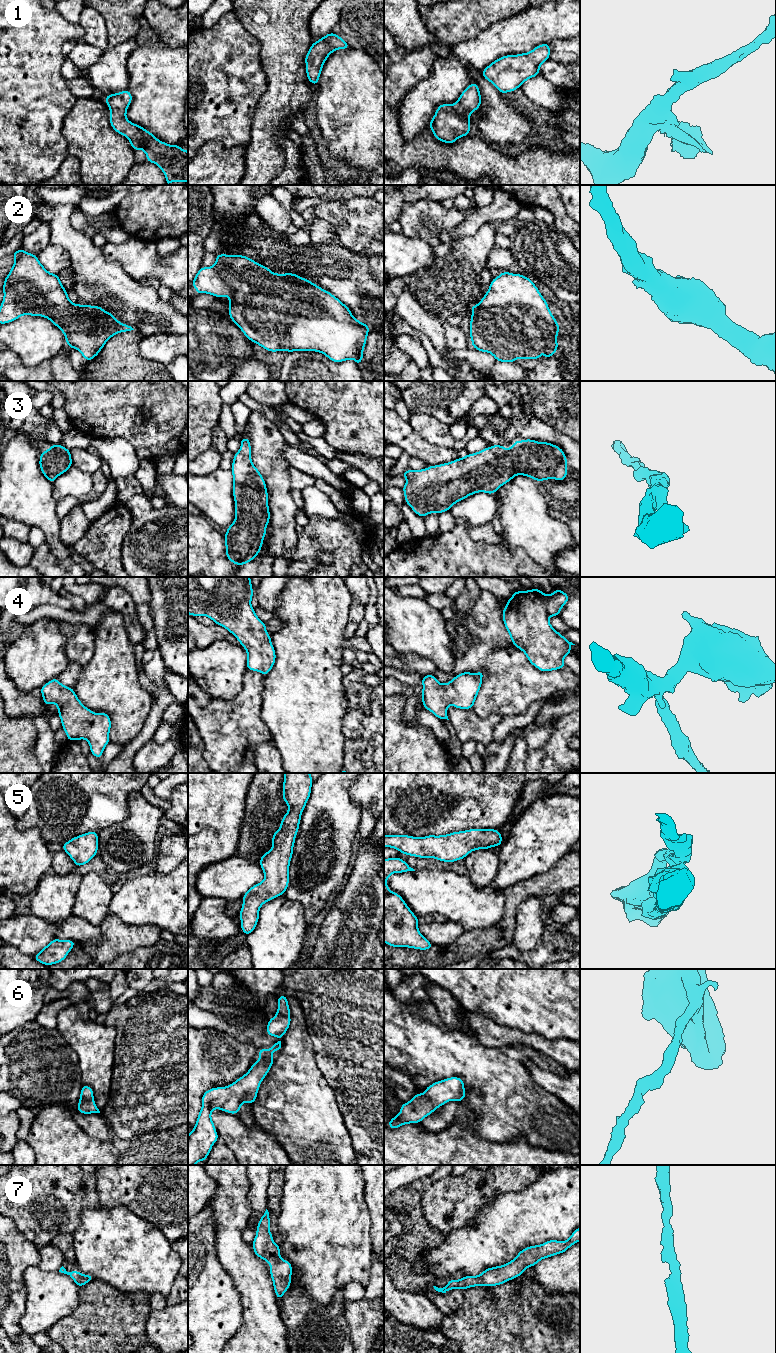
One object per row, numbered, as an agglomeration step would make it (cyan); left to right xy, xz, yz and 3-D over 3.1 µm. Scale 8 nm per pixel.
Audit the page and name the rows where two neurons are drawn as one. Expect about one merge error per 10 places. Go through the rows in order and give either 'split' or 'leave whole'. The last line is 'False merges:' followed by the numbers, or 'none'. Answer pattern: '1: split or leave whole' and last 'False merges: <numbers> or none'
1: leave whole
2: leave whole
3: leave whole
4: leave whole
5: leave whole
6: leave whole
7: leave whole
False merges: none

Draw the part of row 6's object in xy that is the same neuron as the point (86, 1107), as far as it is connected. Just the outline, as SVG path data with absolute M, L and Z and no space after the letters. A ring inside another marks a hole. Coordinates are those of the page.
M83 1085L77 1110L82 1114L100 1113L99 1109L95 1105L93 1097L94 1094L92 1088L88 1085Z

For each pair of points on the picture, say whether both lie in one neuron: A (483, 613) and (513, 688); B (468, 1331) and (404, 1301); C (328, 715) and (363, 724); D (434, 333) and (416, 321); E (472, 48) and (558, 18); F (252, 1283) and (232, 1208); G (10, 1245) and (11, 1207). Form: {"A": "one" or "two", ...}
{"A": "one", "B": "two", "C": "two", "D": "one", "E": "one", "F": "one", "G": "two"}

